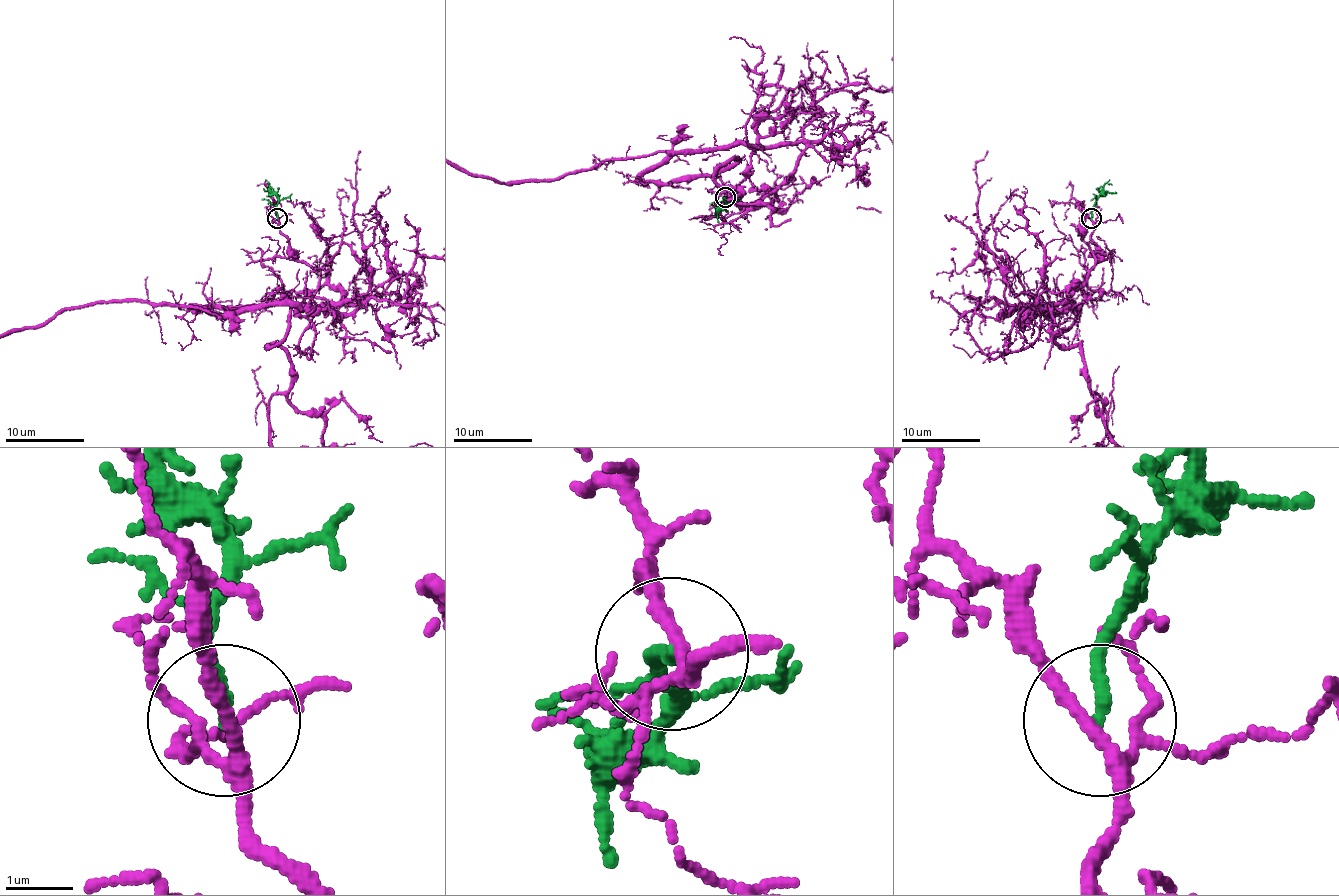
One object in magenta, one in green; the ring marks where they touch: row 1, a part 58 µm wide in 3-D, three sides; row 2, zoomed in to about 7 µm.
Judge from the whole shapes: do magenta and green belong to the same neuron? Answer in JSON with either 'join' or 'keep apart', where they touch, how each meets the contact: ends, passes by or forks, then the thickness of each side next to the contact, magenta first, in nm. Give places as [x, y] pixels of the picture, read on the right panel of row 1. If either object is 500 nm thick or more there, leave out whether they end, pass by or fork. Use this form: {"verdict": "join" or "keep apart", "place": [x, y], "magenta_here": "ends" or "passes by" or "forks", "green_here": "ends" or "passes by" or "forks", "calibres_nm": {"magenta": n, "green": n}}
{"verdict": "keep apart", "place": [1091, 218], "magenta_here": "forks", "green_here": "ends", "calibres_nm": {"magenta": 170, "green": 190}}

